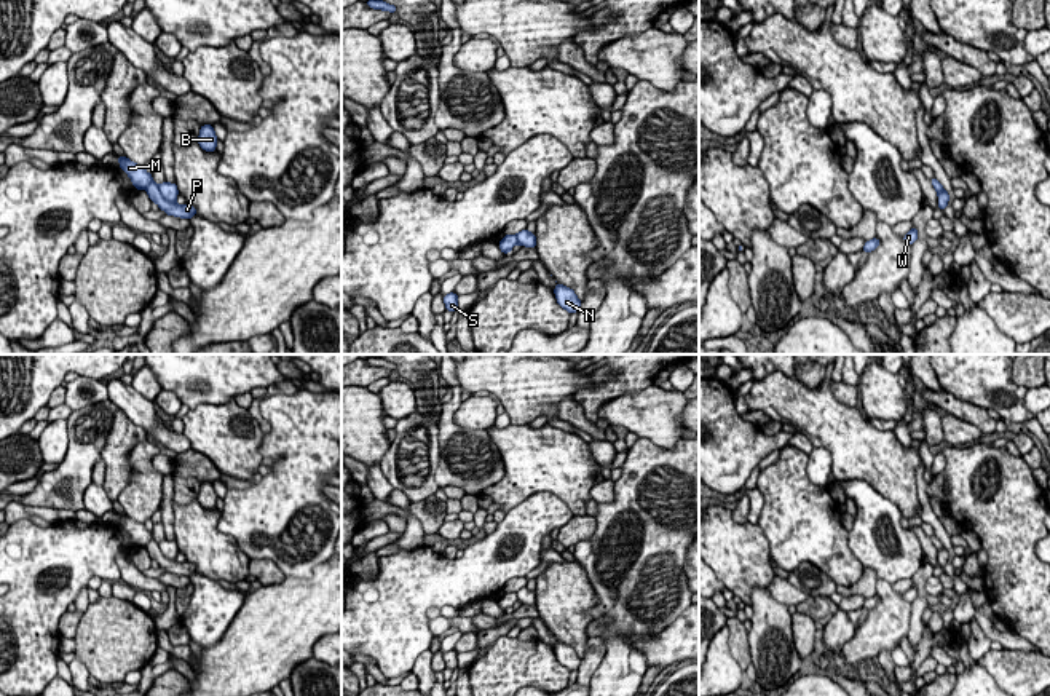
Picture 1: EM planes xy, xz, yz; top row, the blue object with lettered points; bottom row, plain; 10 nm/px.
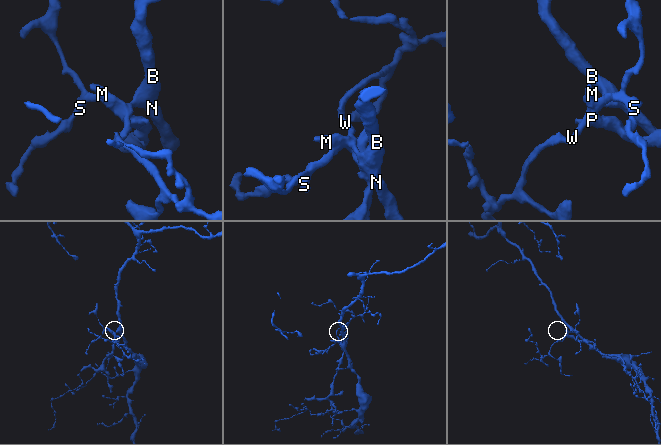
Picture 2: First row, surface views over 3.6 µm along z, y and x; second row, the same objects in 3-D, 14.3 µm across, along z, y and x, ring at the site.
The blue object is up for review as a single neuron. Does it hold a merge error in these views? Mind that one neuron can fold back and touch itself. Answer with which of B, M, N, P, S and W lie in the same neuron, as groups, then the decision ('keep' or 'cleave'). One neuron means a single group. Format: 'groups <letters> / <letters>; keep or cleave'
groups B M N P S W; keep

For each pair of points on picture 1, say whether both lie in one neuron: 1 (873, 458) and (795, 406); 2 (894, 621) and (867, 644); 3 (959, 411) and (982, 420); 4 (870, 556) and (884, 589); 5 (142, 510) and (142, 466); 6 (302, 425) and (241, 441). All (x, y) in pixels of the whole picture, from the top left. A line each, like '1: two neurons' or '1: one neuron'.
1: one neuron
2: one neuron
3: one neuron
4: two neurons
5: one neuron
6: two neurons

